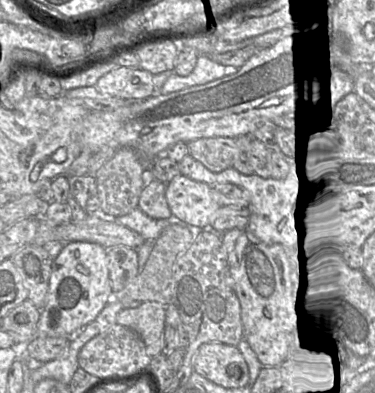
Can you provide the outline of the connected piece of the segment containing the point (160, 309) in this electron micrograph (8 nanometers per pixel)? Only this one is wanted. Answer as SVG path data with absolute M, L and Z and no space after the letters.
M145 302L137 308L123 309L117 316L117 324L137 332L150 357L164 353L166 305Z

